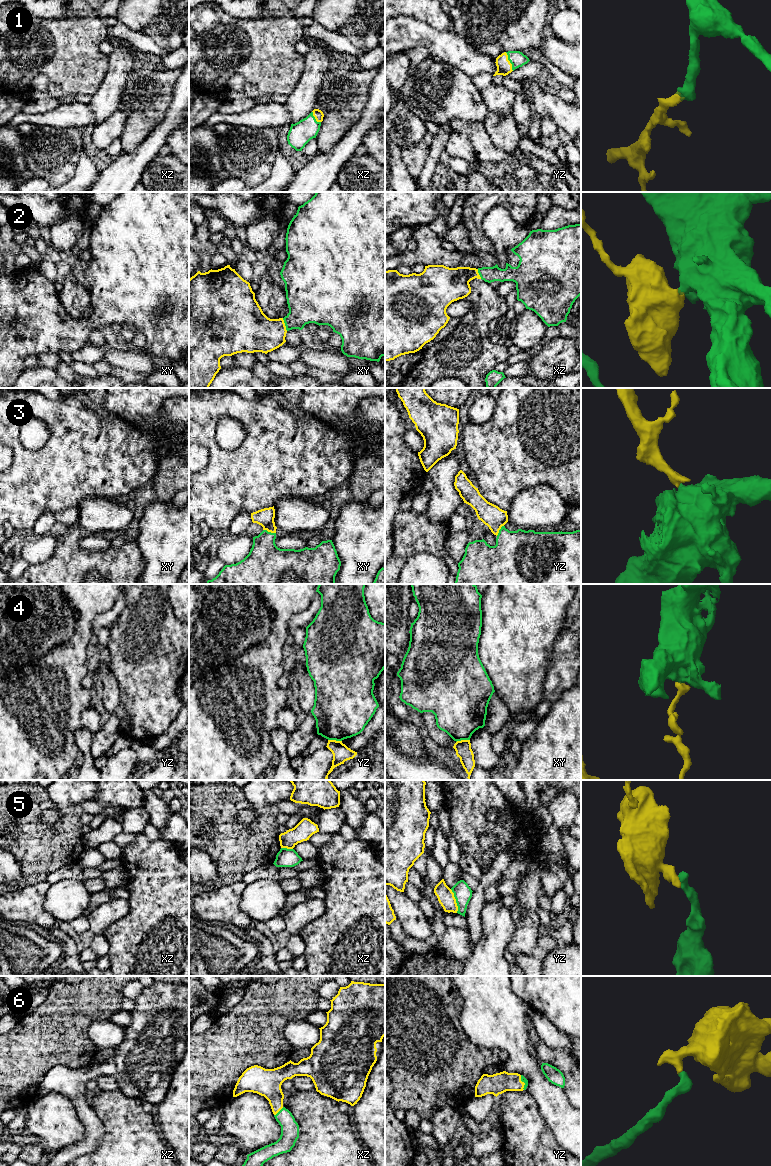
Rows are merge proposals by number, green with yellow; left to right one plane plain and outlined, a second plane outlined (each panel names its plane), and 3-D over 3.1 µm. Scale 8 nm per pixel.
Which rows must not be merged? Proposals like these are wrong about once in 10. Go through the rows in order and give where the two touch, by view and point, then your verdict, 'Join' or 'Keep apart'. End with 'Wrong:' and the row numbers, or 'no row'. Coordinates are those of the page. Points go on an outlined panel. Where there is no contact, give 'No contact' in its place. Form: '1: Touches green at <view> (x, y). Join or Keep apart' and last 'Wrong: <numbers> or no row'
1: Touches green at yz (509, 60). Join
2: Touches green at xy (285, 324). Join
3: Touches green at xy (269, 532). Join
4: Touches green at yz (335, 739). Keep apart
5: Touches green at yz (456, 901). Keep apart
6: Touches green at xz (279, 1111). Join
Wrong: 4, 5

